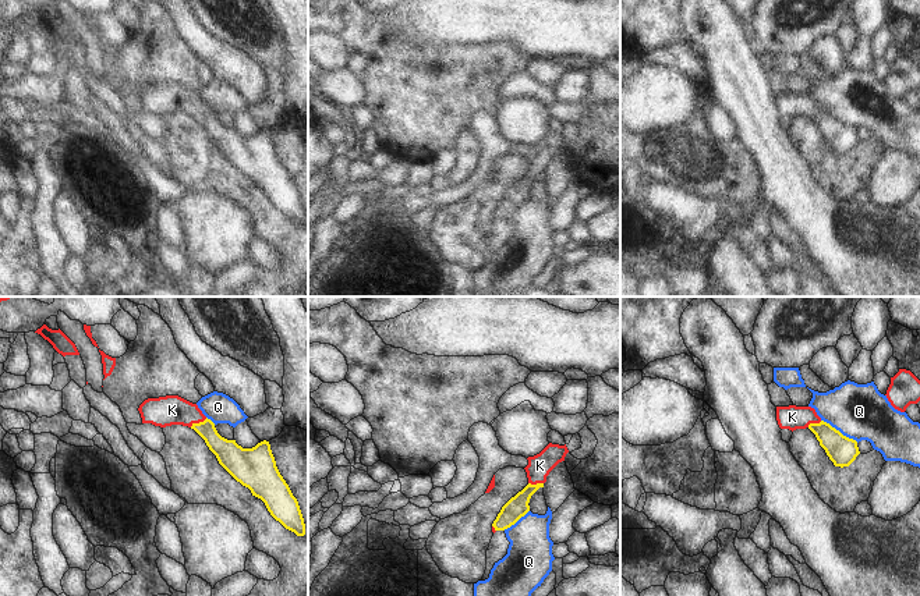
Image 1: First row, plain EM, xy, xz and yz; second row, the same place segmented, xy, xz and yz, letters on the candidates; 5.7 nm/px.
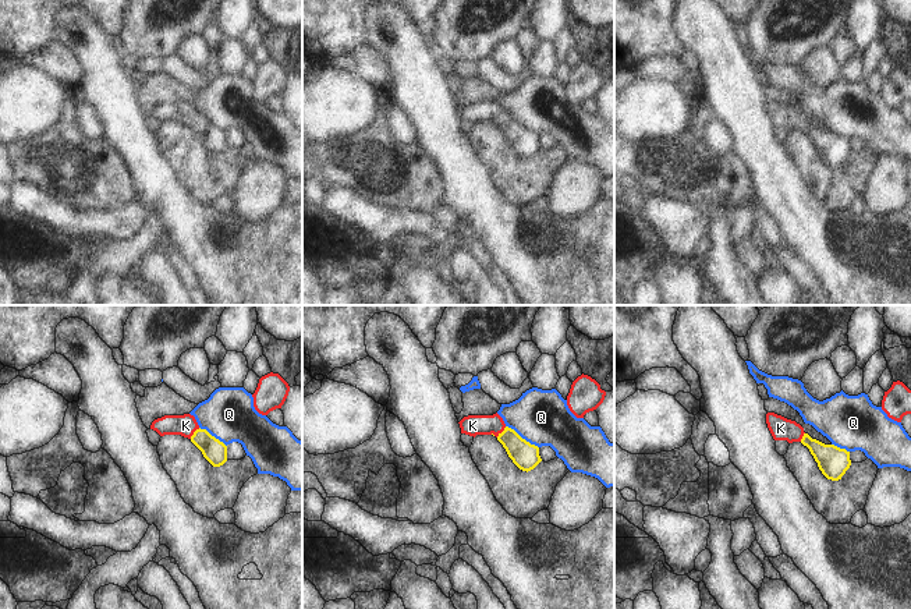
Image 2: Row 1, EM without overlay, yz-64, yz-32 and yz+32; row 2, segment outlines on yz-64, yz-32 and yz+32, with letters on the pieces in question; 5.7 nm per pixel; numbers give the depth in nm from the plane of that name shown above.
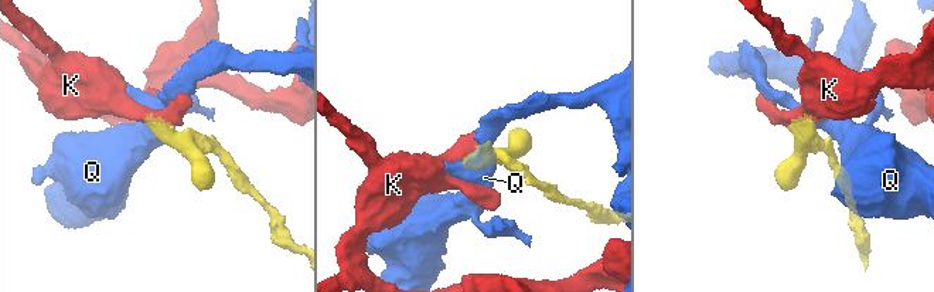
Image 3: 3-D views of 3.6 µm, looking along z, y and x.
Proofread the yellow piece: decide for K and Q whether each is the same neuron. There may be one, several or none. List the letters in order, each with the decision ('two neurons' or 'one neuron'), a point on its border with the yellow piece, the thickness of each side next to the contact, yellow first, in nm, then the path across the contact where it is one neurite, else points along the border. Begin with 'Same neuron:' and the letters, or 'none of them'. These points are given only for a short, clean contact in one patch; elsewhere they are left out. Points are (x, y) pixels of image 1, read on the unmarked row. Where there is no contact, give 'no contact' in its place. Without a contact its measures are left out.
Same neuron: K
K: one neuron; contact xy (200, 110); calibres 150 and 180 nm; way xy (229, 142), (200, 110), (188, 102), (172, 98)
Q: two neurons; contact yz (838, 119); calibres 170 and 320 nm; border yz (821, 107), (857, 130)

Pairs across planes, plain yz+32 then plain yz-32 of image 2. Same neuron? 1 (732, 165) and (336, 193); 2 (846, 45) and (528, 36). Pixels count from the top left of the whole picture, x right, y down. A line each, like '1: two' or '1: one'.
1: two
2: one

